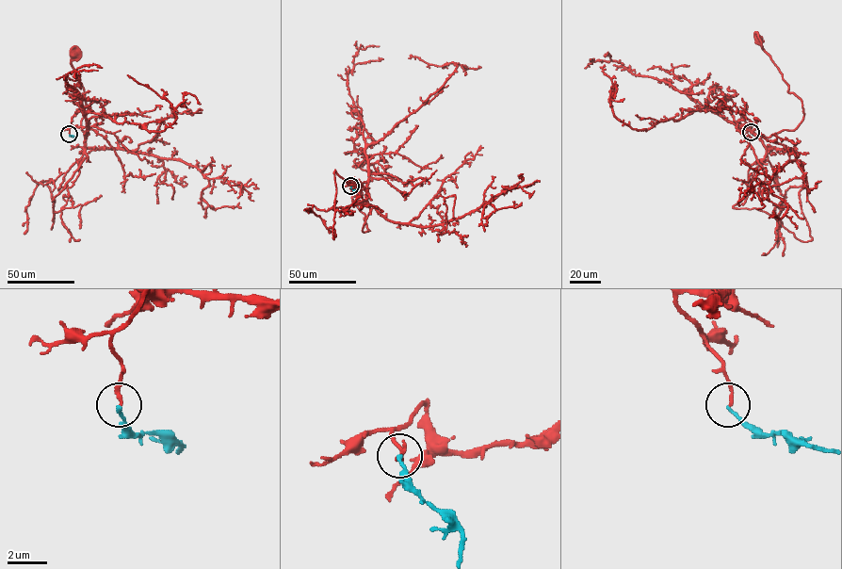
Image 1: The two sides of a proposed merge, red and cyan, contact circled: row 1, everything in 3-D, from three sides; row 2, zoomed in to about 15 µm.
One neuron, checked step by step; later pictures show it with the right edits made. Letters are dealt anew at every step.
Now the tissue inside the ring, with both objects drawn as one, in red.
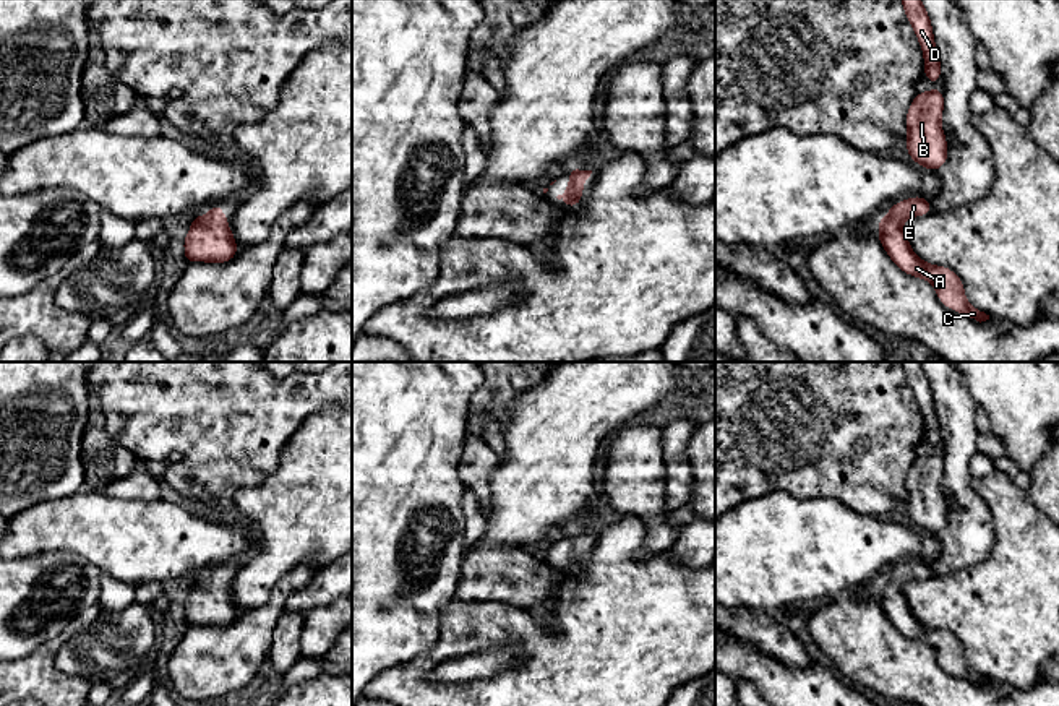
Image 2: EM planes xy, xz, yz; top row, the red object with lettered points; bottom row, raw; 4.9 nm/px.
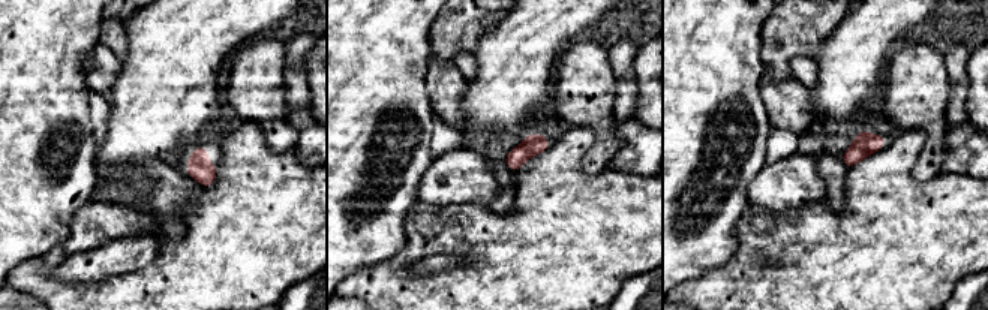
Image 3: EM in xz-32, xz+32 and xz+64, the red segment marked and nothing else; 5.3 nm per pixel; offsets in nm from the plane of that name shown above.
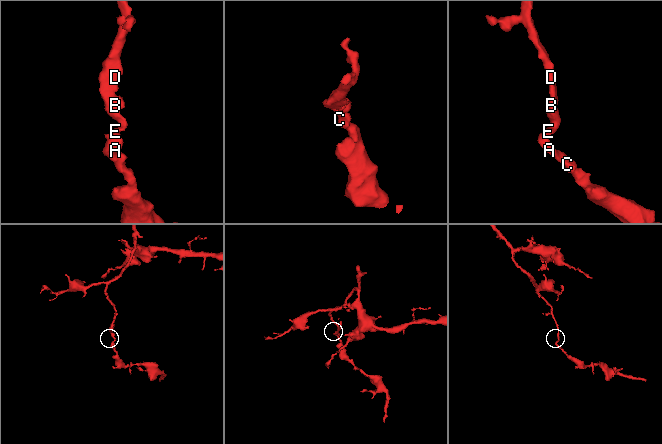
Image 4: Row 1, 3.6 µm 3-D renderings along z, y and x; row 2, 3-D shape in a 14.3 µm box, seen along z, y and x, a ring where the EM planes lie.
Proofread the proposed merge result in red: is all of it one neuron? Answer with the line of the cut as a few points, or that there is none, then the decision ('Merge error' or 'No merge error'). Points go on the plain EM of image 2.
No split. No merge error

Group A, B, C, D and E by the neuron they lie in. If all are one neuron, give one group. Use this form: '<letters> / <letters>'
A B C D E

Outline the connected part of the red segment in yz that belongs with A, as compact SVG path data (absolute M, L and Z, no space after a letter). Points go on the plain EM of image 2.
M915 560L902 566L892 566L889 578L879 583L877 601L894 626L911 639L926 643L934 648L939 664L976 685L989 683L989 678L973 672L967 662L960 641L949 631L934 630L921 625L911 613L908 602L902 592L902 586L913 579L931 578L929 563Z

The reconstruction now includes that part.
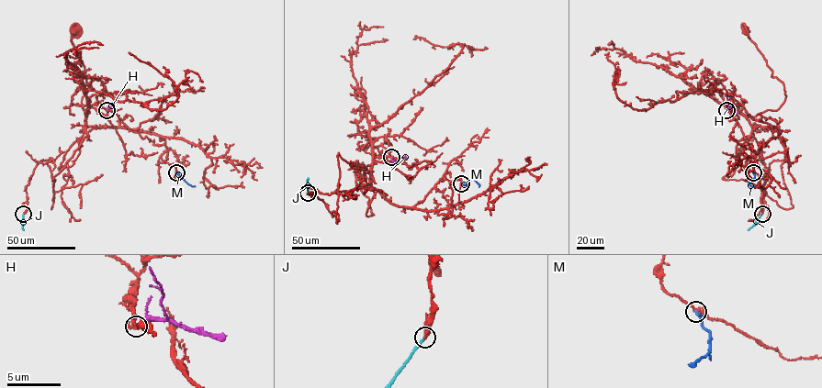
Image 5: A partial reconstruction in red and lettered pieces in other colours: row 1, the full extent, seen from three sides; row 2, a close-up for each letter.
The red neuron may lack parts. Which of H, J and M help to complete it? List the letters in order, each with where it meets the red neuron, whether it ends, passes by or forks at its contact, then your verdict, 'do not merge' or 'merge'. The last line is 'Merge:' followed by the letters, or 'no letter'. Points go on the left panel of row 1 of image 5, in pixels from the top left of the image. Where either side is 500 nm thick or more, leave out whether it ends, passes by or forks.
H: meets red at (106, 110); it ends there; do not merge
J: meets red at (23, 214); it ends there; merge
M: meets red at (176, 172); it ends there; do not merge
Merge: J

